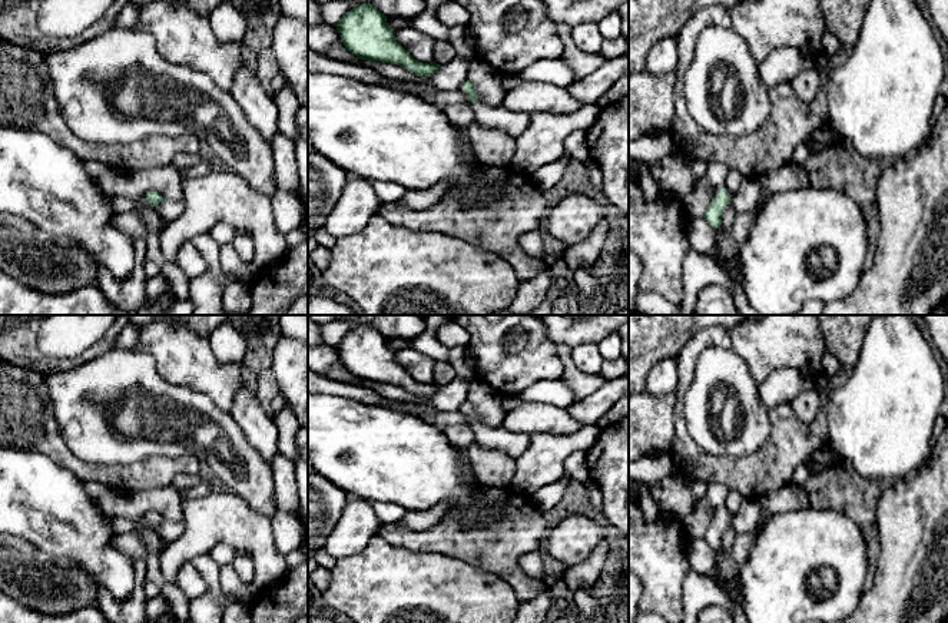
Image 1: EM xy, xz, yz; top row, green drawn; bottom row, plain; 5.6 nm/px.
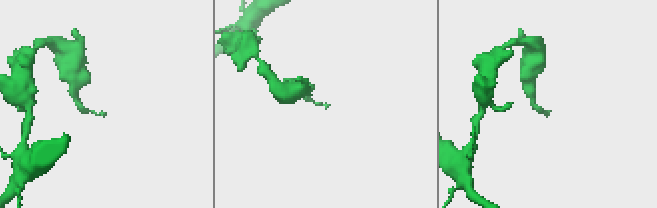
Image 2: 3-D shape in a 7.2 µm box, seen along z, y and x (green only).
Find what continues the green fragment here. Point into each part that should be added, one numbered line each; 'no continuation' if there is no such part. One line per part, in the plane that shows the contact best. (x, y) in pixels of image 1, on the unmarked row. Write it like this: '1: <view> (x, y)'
1: xz (513, 444)

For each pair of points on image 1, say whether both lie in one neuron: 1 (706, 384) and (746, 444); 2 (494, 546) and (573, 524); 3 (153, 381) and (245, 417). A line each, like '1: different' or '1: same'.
1: same
2: different
3: different

